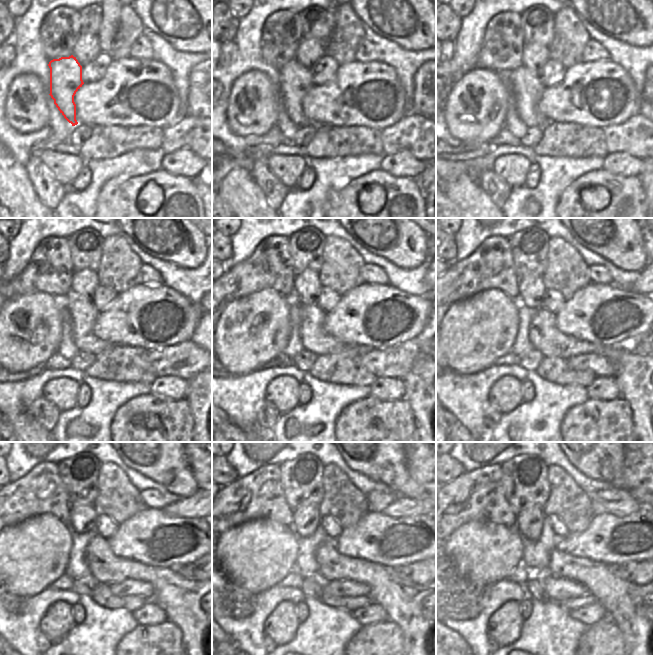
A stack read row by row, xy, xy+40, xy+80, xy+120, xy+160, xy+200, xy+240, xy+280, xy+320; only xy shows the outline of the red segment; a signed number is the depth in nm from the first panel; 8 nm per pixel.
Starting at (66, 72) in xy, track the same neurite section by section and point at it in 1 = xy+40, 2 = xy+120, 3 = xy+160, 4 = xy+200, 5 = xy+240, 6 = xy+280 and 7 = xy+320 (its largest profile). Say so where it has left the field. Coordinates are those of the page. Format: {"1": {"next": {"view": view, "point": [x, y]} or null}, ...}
{"1": {"next": {"view": "xy+40", "point": [295, 80]}}, "2": {"next": {"view": "xy+120", "point": [84, 314]}}, "3": {"next": {"view": "xy+160", "point": [314, 338]}}, "4": {"next": {"view": "xy+200", "point": [544, 336]}}, "5": {"next": {"view": "xy+240", "point": [104, 568]}}, "6": {"next": {"view": "xy+280", "point": [330, 568]}}, "7": {"next": {"view": "xy+320", "point": [558, 567]}}}

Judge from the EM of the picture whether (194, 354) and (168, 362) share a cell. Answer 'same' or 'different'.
same

